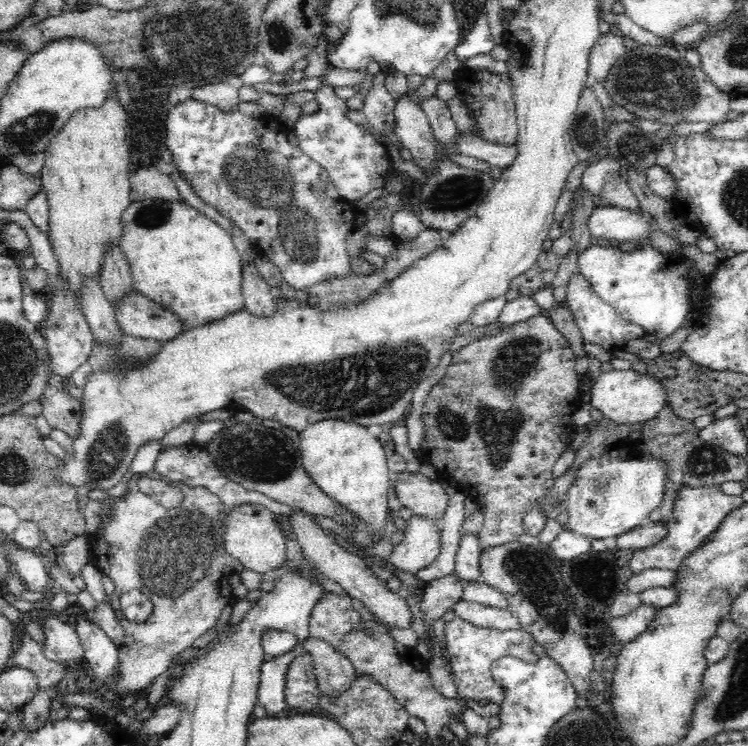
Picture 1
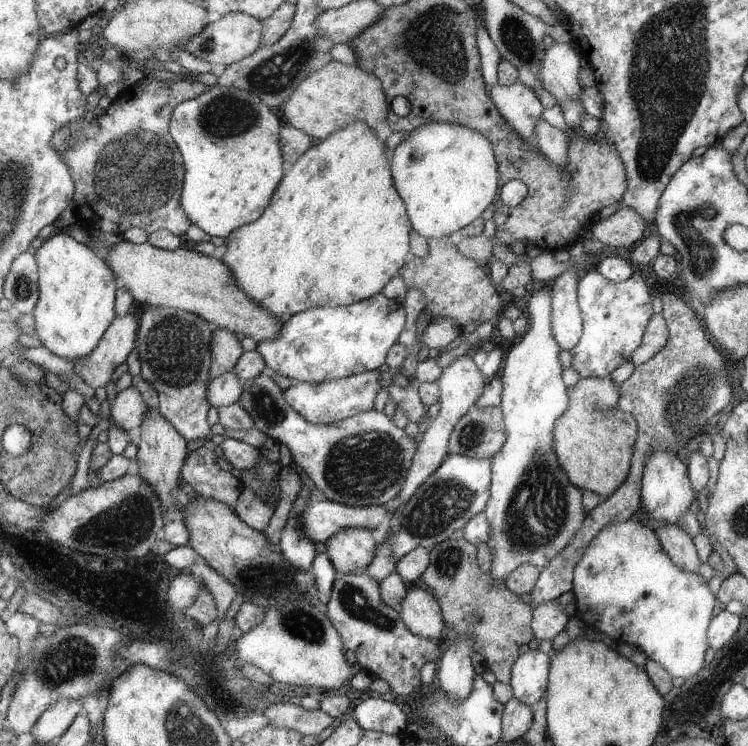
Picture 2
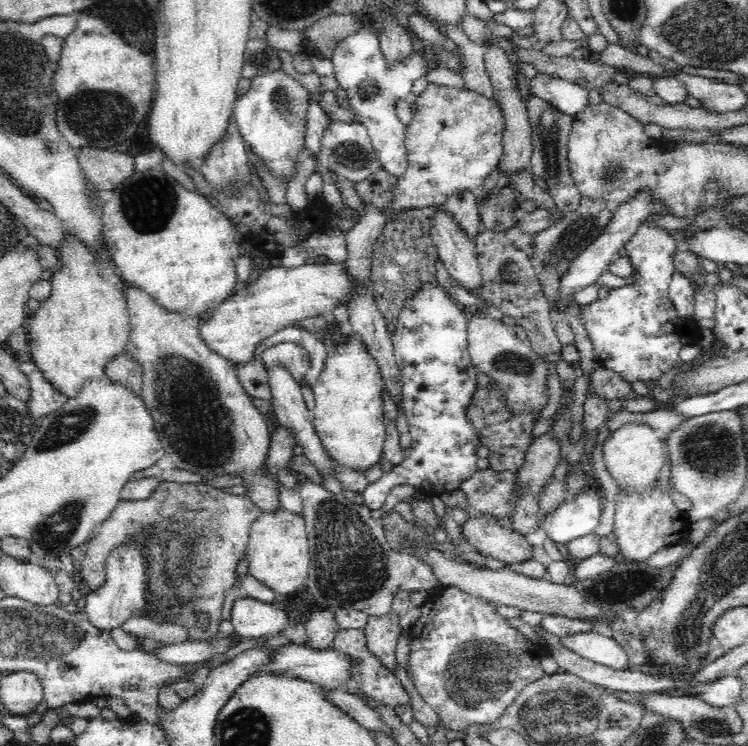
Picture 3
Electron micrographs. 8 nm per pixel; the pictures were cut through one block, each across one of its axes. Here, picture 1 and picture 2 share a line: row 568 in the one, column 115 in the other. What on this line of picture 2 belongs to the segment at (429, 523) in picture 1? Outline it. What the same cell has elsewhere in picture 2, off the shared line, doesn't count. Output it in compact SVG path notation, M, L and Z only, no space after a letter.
M129 386L115 394L109 408L109 420L115 422L123 432L131 432L143 424L147 410L149 408L143 404L143 396L137 392L137 388Z

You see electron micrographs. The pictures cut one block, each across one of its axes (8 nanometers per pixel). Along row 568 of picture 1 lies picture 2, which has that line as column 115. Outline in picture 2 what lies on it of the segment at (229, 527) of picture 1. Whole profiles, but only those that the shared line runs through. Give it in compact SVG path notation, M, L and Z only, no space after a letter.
M121 240L119 244L107 248L111 270L121 278L125 286L139 304L183 310L195 316L201 316L207 322L213 322L217 328L229 330L233 334L251 336L255 342L267 342L277 338L283 320L255 304L235 282L231 270L225 262L197 254L187 246L179 250L159 250L151 244L131 244Z

